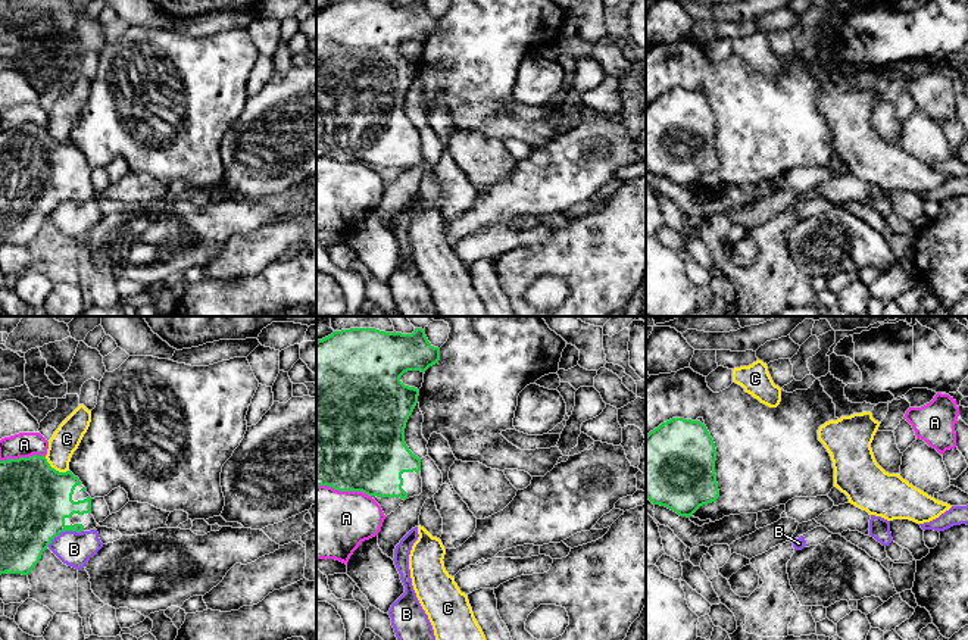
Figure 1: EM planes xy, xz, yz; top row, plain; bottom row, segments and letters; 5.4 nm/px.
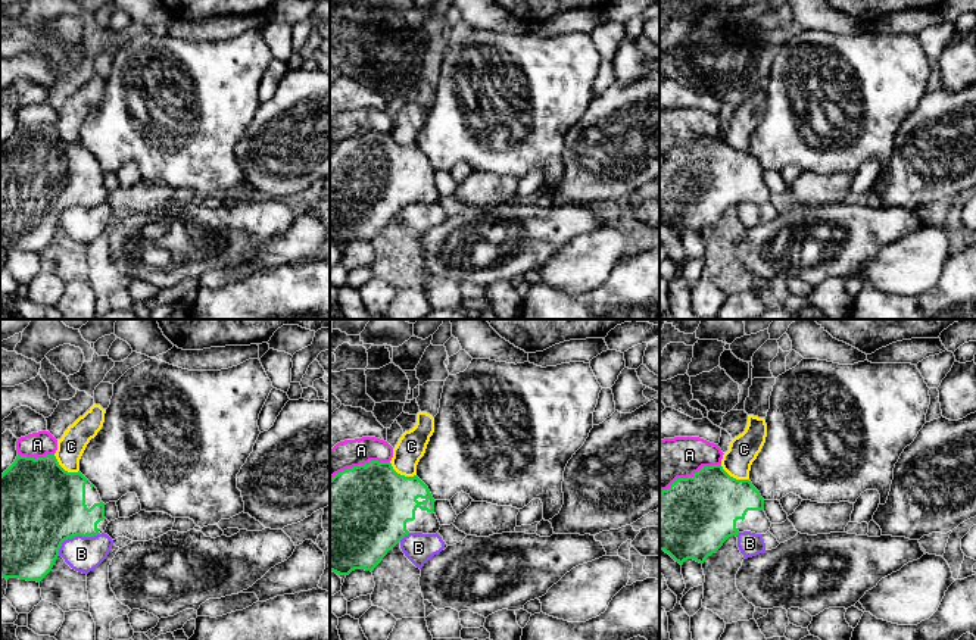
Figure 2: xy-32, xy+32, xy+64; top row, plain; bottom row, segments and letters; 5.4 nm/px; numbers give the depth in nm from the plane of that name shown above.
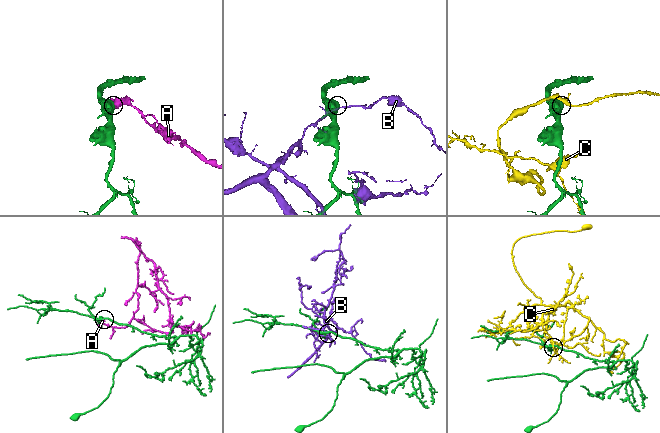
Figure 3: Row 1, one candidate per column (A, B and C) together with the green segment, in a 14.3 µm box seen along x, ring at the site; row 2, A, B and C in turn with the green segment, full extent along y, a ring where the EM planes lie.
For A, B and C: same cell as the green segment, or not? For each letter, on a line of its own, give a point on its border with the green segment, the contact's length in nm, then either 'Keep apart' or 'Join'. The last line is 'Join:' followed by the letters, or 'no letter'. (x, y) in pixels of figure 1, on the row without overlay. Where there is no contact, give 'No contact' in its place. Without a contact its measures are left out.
A: Touches green at xz (344, 161). Shared border 320 nm. Keep apart
B: Touches green at xy (63, 200). Shared border 220 nm. Keep apart
C: Touches green at xy (53, 139). Shared border 160 nm. Keep apart
Join: no letter

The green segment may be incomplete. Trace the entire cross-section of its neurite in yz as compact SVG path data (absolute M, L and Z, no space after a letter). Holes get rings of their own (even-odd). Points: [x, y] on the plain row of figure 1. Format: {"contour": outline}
{"contour": "M672 88L646 106L646 168L680 187L690 188L700 177L718 169L715 113L700 91Z"}

